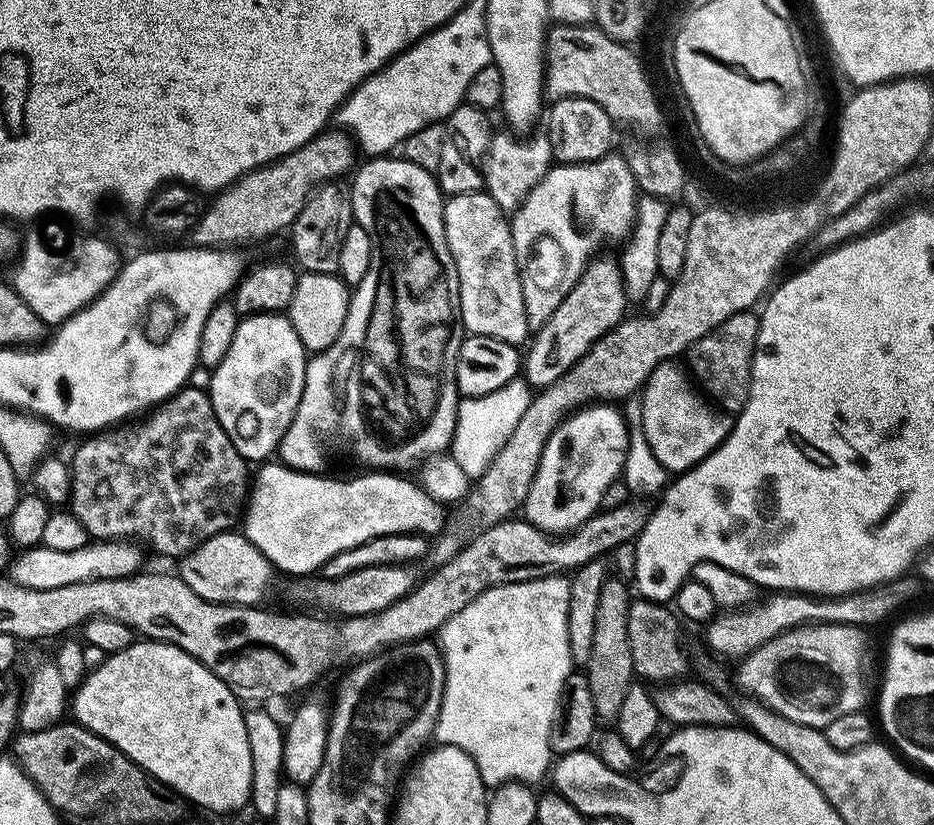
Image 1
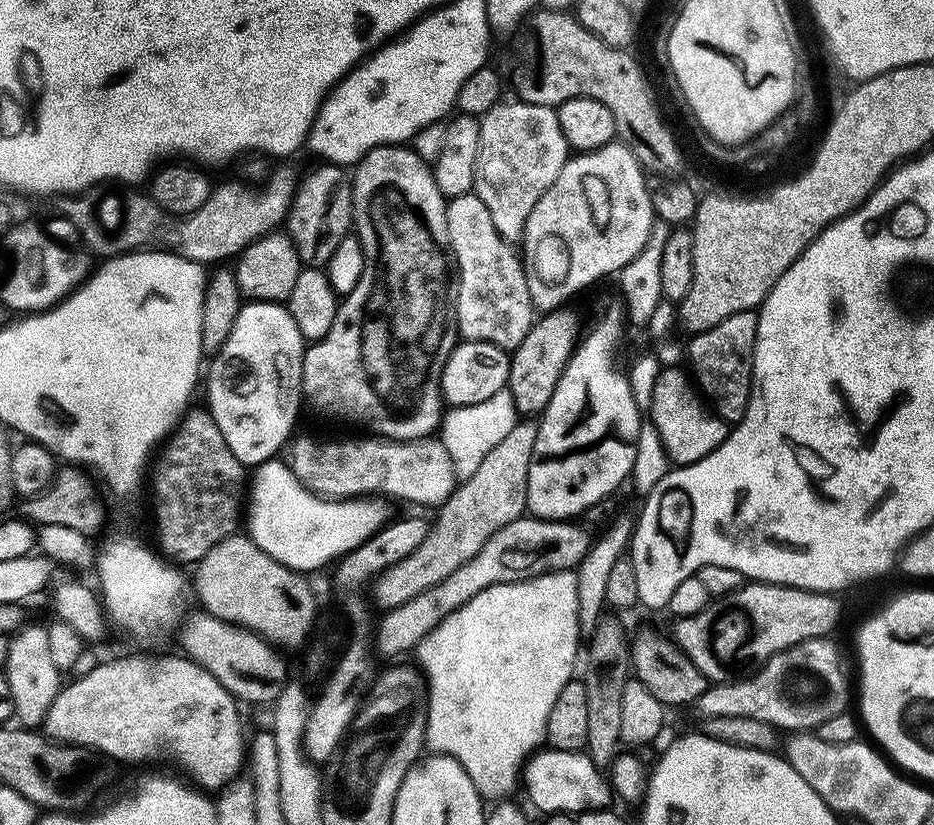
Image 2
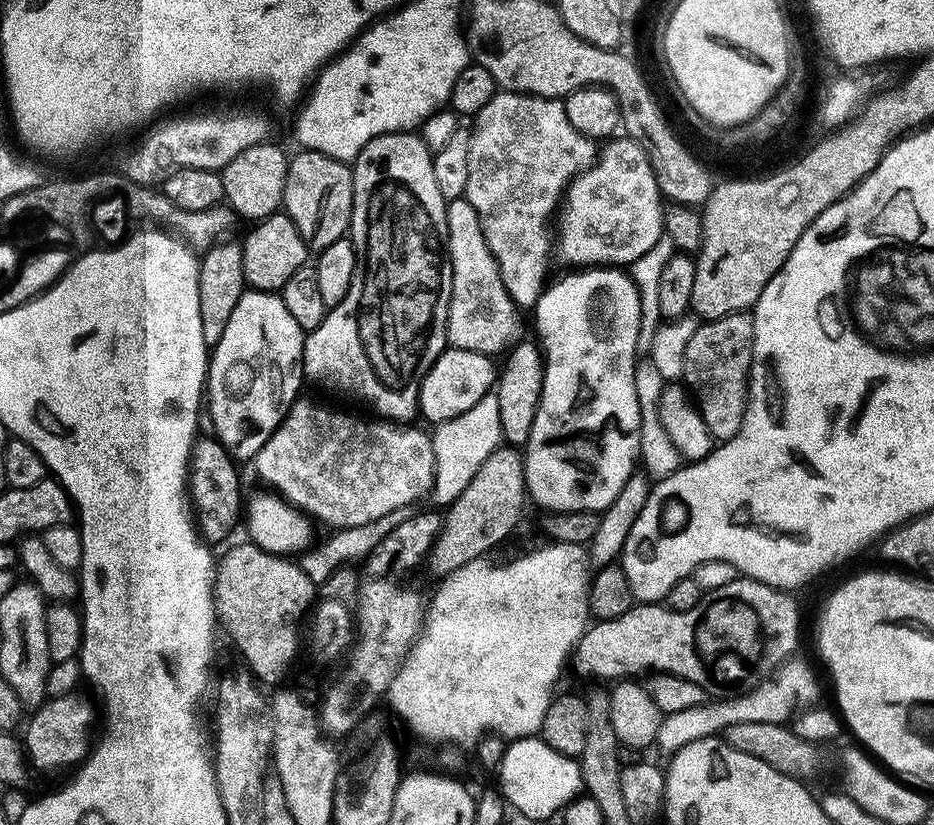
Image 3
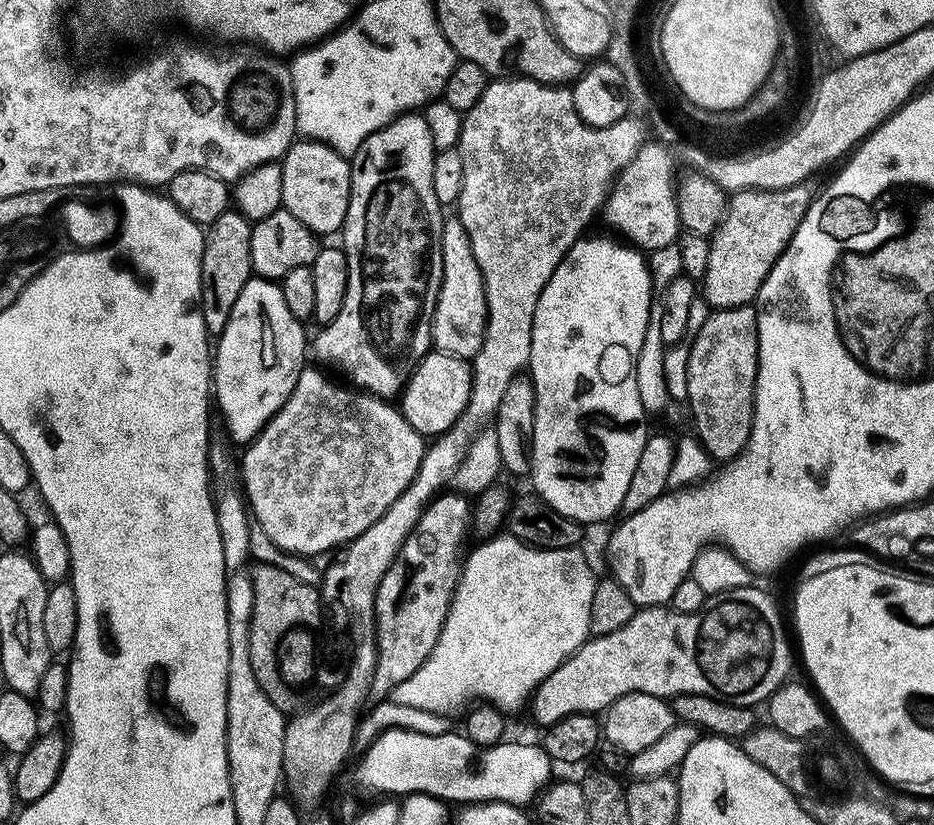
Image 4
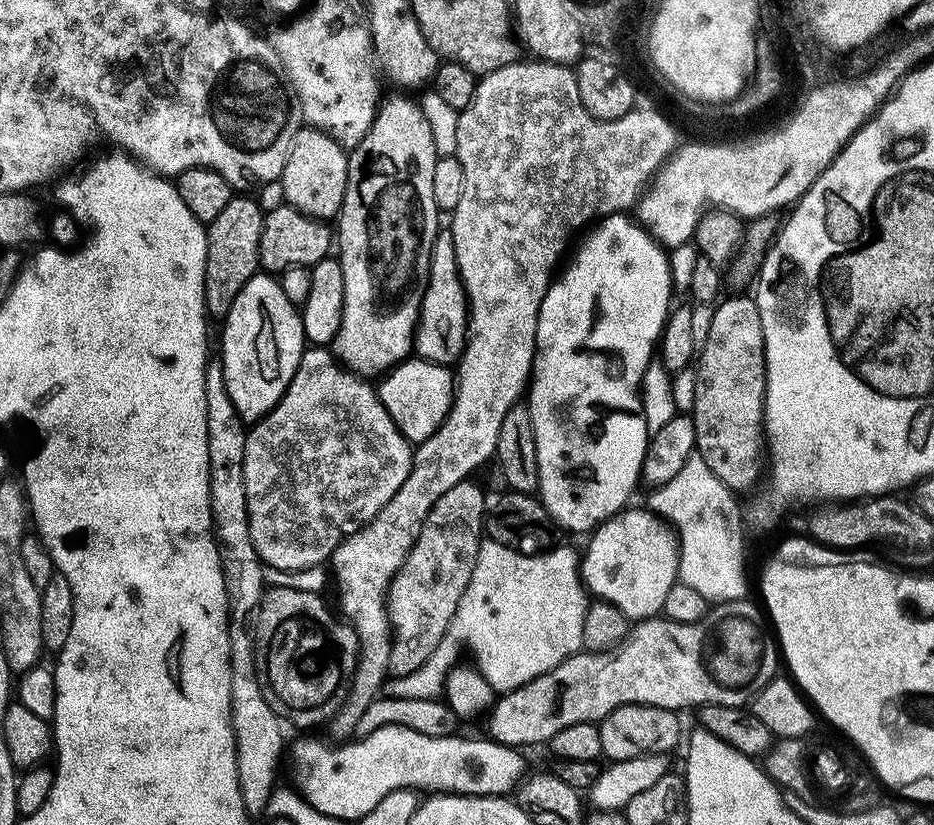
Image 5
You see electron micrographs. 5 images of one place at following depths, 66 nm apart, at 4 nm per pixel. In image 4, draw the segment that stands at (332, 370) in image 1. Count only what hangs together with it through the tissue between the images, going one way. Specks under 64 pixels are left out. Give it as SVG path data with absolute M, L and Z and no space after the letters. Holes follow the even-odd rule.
M409 114L401 116L393 124L386 125L383 132L374 133L350 160L352 165L352 201L349 204L348 220L345 222L342 231L342 238L344 238L342 251L348 258L348 293L338 318L323 329L324 333L317 338L316 344L314 340L314 352L316 348L316 356L321 360L321 362L319 361L321 365L329 364L330 367L337 368L340 372L345 372L353 380L351 383L357 389L367 392L369 396L381 398L399 397L408 381L412 378L414 366L419 365L420 361L426 359L434 348L434 323L436 320L436 307L440 301L440 286L442 283L441 277L438 275L438 269L442 264L442 237L446 223L445 213L442 211L438 198L434 194L434 170L436 169L437 155L438 151L427 119L420 114Z

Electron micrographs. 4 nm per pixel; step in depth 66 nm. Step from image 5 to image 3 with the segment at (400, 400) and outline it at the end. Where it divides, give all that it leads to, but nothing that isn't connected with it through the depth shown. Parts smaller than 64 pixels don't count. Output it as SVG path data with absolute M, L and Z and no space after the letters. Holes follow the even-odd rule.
M449 347L448 351L438 358L438 362L424 379L420 388L420 412L422 416L439 426L466 414L466 410L474 410L478 402L482 402L497 387L498 364L491 356L483 356L470 350L458 350Z

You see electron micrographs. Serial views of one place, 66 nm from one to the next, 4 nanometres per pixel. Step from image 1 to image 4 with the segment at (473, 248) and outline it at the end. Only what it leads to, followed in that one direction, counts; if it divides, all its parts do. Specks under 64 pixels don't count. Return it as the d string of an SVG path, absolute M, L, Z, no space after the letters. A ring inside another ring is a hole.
M449 219L445 223L442 237L442 283L434 323L435 347L446 356L456 356L459 360L469 362L475 361L484 348L488 334L489 307L490 292L476 261L476 255L472 252L468 232L459 219Z

